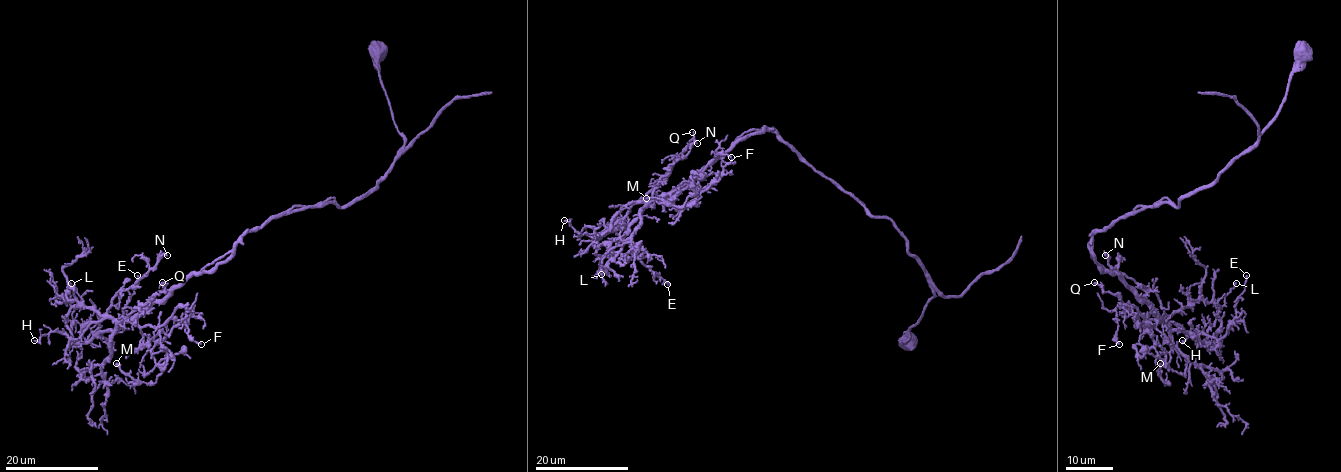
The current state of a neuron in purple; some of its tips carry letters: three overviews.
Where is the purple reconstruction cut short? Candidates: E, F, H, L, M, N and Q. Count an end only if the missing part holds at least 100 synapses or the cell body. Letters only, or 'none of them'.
none of them

